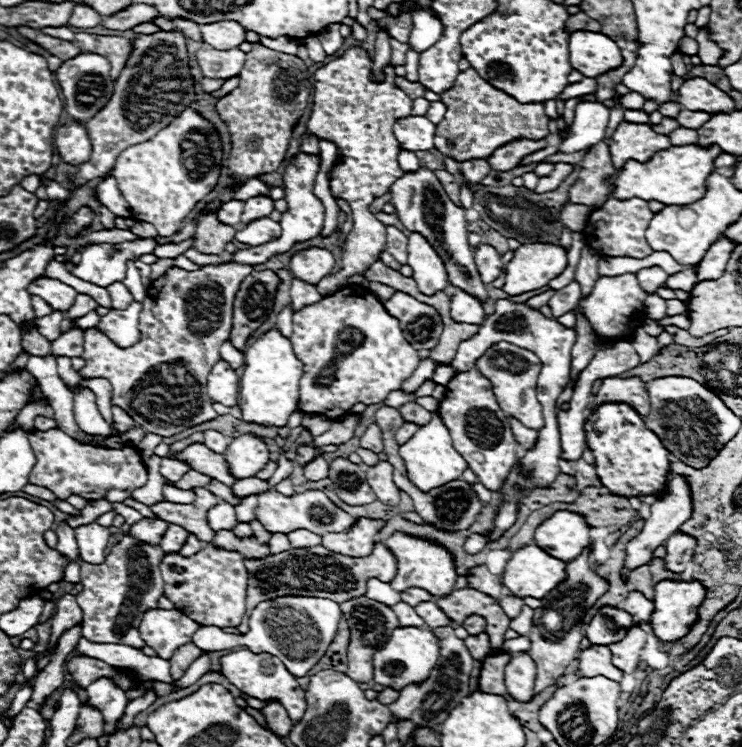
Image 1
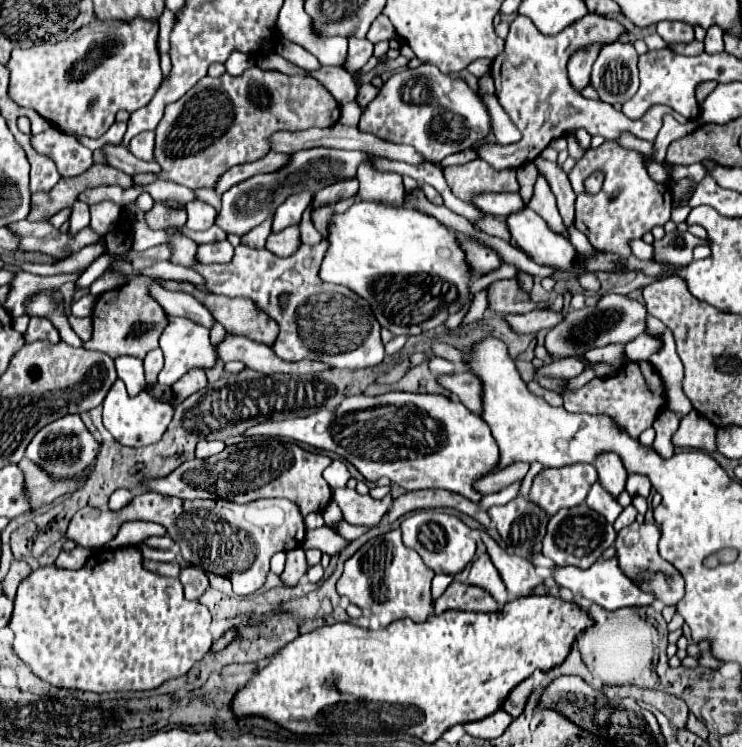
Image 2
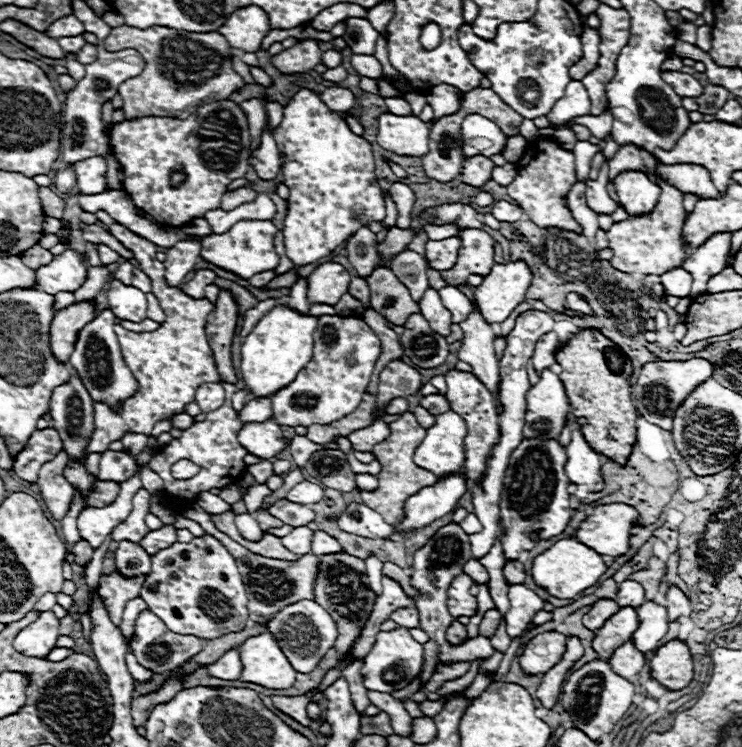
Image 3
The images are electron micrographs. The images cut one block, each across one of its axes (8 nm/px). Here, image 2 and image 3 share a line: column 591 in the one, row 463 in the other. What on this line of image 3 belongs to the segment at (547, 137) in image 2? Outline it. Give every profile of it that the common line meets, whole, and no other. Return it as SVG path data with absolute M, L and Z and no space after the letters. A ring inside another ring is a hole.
M54 428L36 430L26 442L26 448L16 456L14 472L26 482L36 482L42 464L50 462L60 450L62 450L62 440ZM106 450L100 456L100 480L122 484L136 474L134 458L126 452Z

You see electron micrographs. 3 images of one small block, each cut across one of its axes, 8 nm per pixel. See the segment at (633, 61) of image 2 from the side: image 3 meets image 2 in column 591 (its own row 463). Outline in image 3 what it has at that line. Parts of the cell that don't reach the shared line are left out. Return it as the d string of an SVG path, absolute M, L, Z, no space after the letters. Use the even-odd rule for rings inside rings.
M76 462L76 464L68 466L68 468L64 470L64 474L66 474L66 478L70 480L70 484L72 484L72 486L78 486L78 488L82 490L82 494L84 494L84 496L86 496L86 492L88 492L88 488L90 488L90 484L96 480L96 478L92 478L92 476L88 476L88 474L86 474L84 462Z

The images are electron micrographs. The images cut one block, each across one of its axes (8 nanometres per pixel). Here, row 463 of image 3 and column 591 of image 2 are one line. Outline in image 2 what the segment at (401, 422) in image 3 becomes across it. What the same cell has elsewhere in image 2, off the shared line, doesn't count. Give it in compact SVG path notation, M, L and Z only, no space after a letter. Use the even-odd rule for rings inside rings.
M628 362L618 368L608 378L592 378L580 390L566 394L564 408L568 412L592 412L592 414L608 414L612 416L622 428L626 428L632 436L638 438L640 432L652 426L656 414L666 404L666 390L664 382L660 380L658 372L650 362Z

